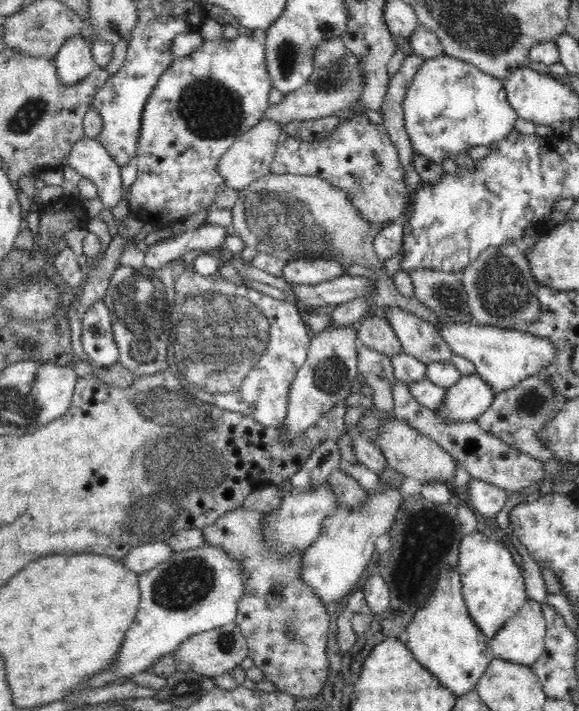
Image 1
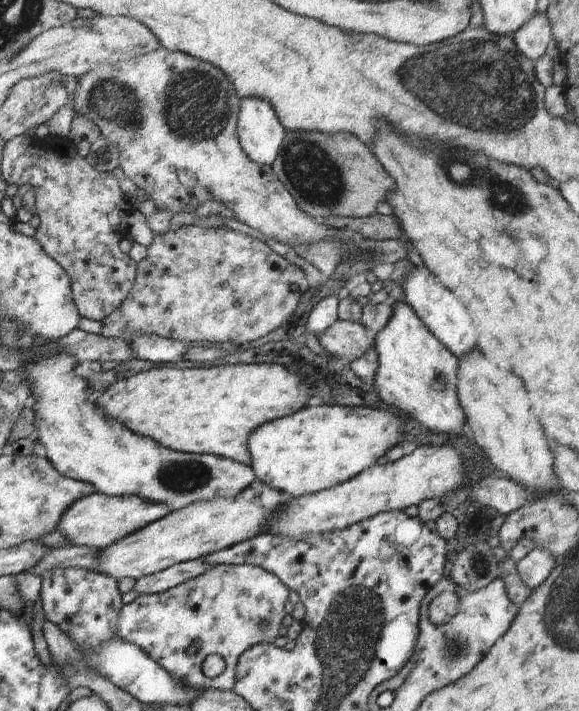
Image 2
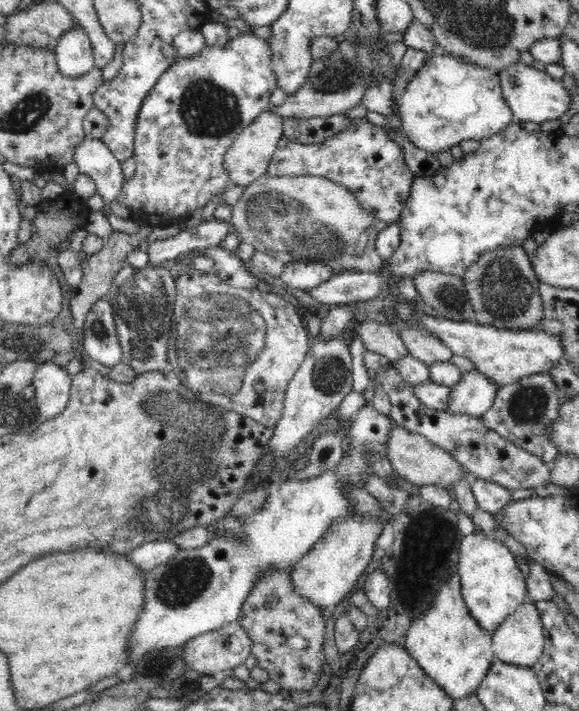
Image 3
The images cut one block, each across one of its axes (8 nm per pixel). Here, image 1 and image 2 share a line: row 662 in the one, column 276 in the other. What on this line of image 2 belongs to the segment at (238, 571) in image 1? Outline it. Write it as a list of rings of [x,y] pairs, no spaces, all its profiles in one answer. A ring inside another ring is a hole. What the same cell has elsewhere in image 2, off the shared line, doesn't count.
[[[241,98],[238,112],[236,132],[242,150],[250,160],[270,167],[287,130],[262,98]]]

